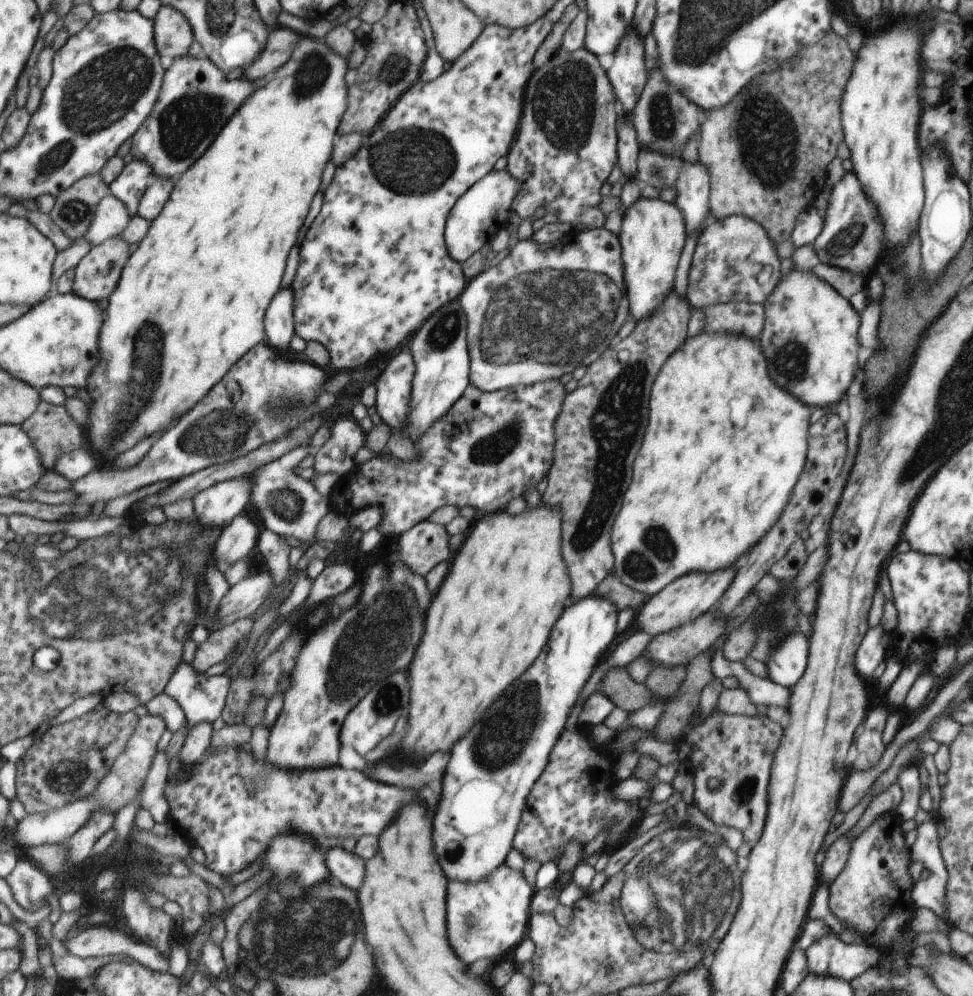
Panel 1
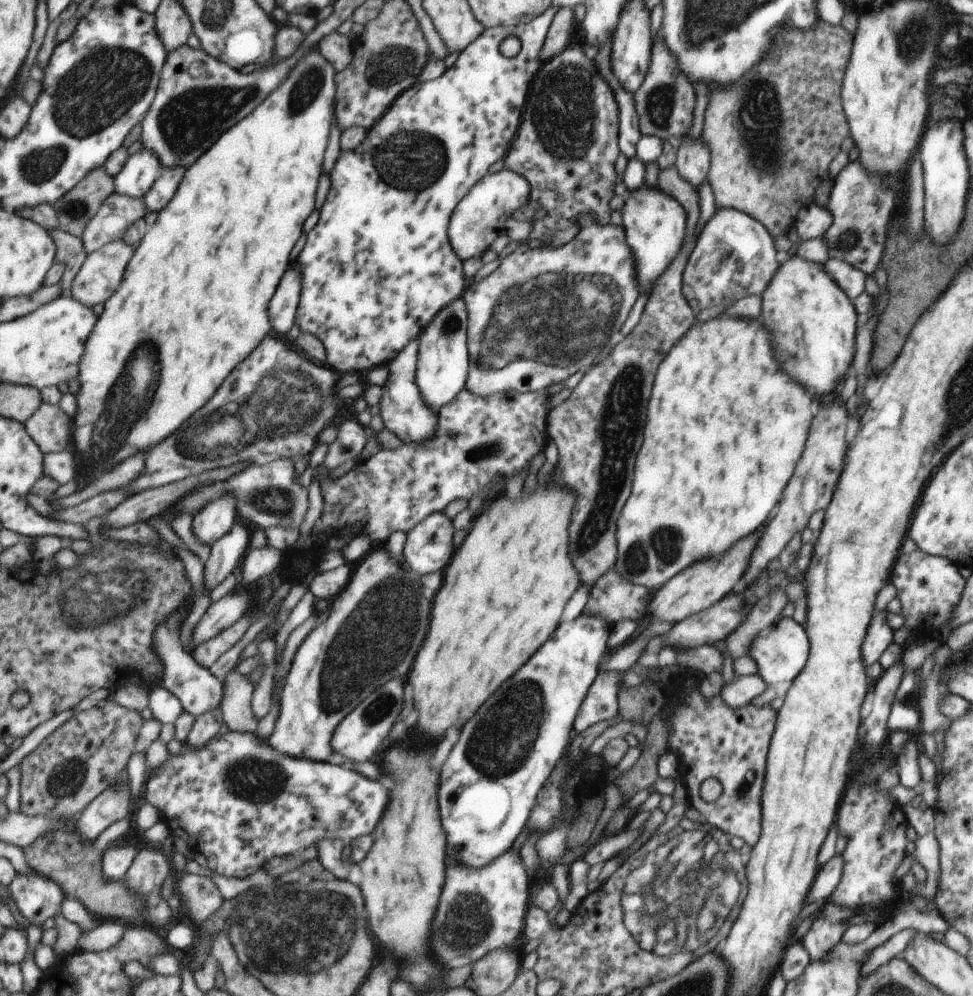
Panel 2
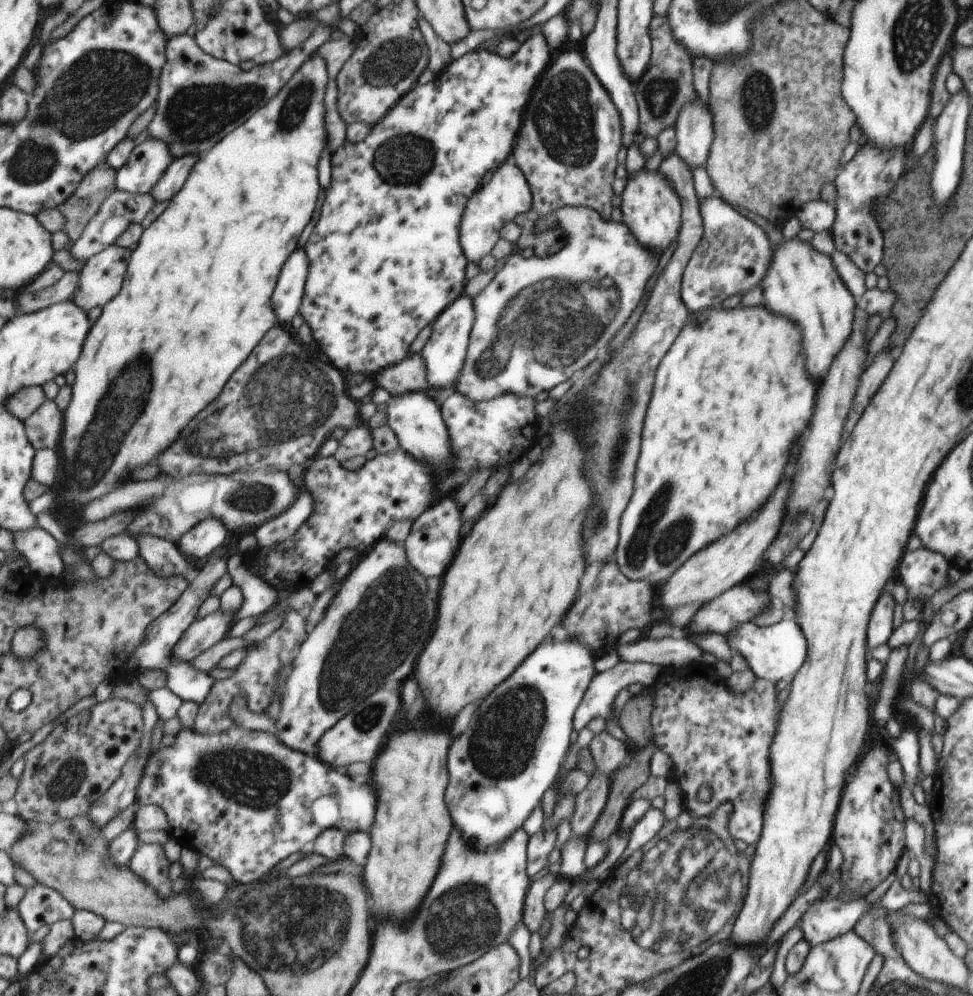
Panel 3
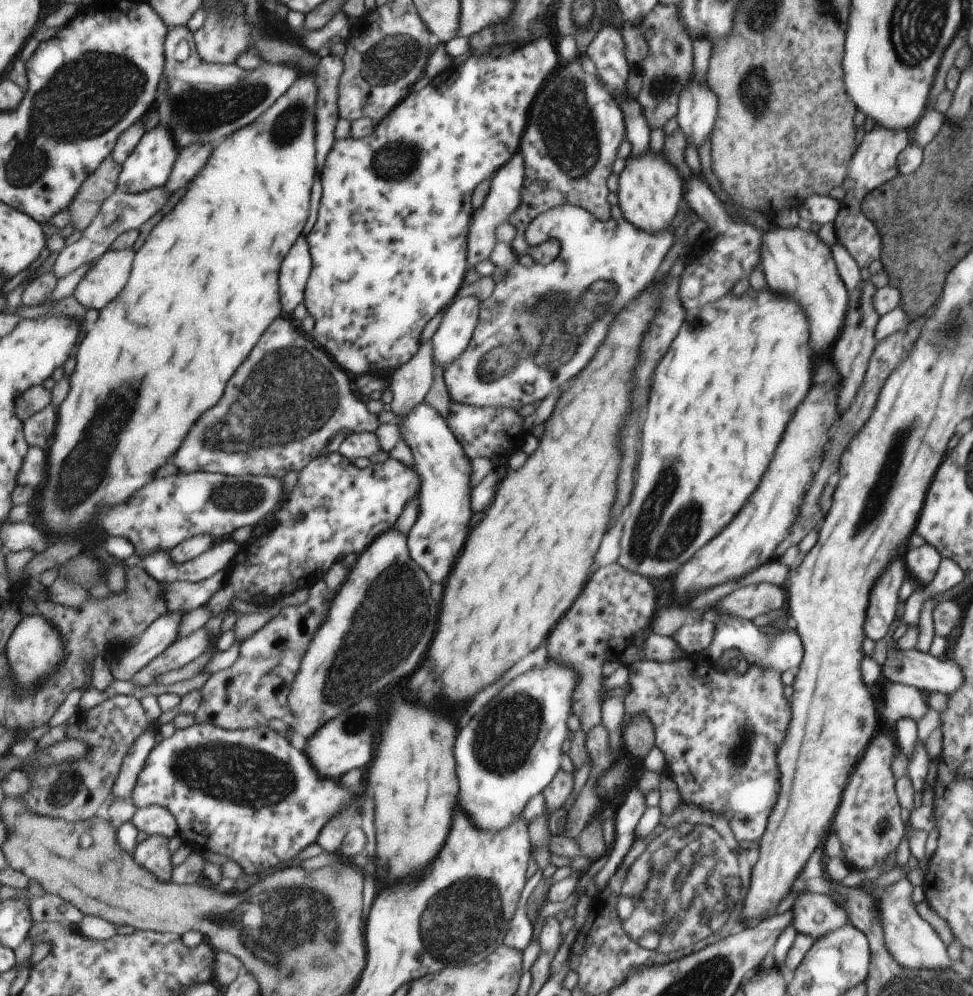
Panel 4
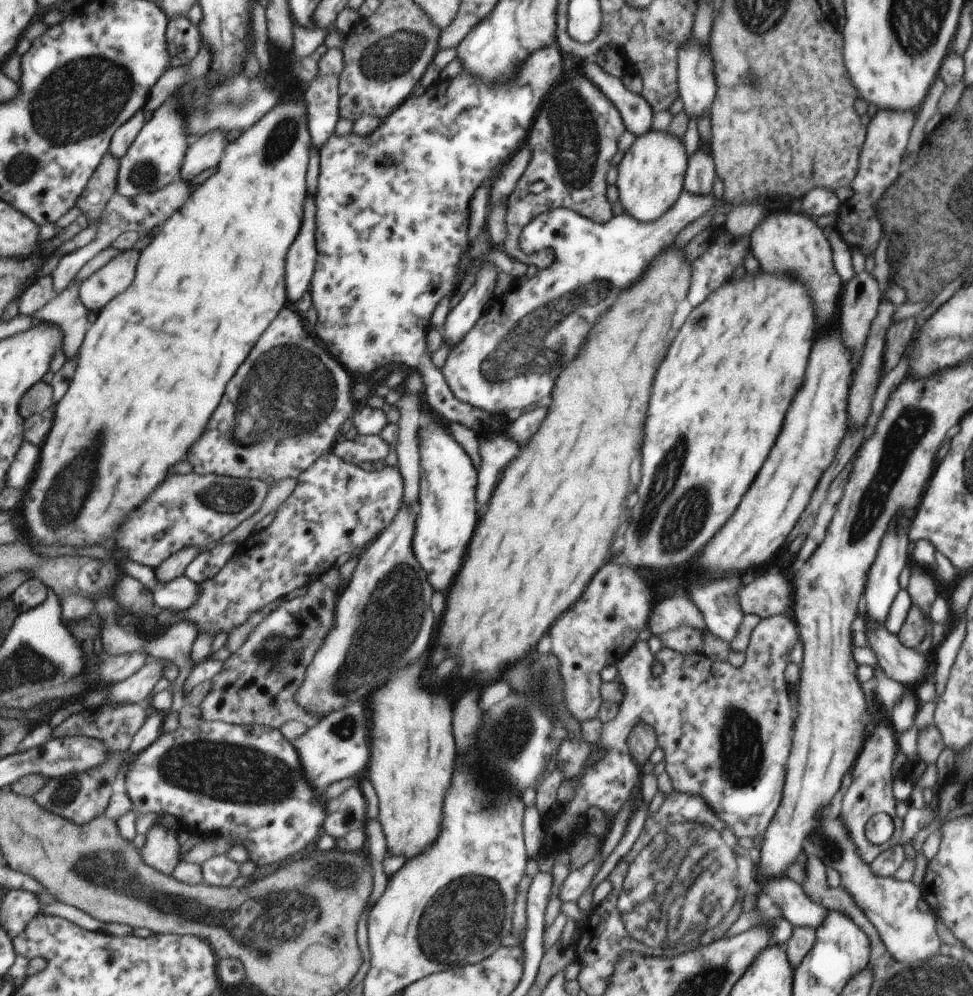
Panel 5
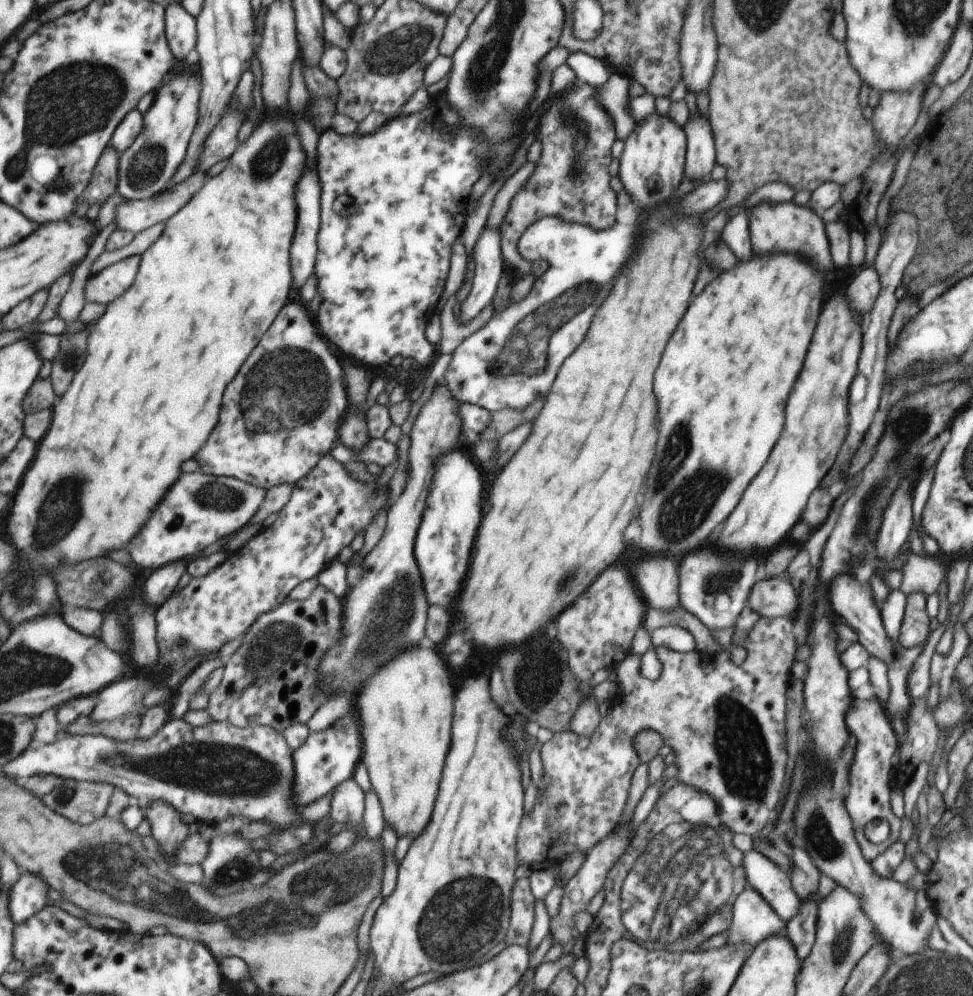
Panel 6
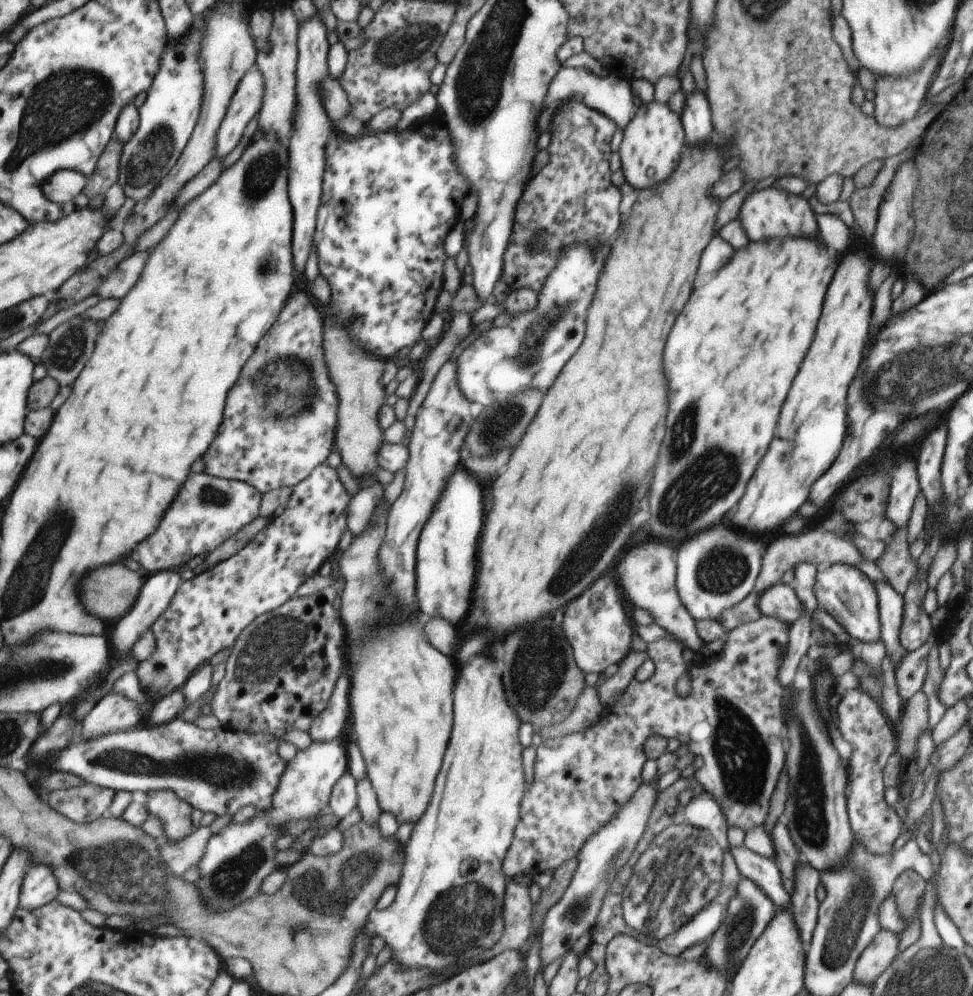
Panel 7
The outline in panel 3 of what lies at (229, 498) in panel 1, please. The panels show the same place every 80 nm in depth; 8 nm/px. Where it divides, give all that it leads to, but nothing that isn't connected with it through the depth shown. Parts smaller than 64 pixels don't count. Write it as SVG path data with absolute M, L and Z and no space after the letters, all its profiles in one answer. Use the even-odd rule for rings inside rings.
M207 519L191 531L186 532L182 536L178 548L185 555L200 559L221 549L225 538L229 536L227 532L224 520Z

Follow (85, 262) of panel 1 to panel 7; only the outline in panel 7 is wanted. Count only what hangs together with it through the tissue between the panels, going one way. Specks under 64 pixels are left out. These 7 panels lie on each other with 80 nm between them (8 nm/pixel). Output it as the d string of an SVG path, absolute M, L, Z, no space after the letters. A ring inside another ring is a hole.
M153 248L151 250L145 250L145 252L137 252L131 255L129 259L125 259L118 267L111 272L110 276L103 283L102 288L97 295L103 298L123 298L127 296L135 284L139 282L149 258L153 254Z

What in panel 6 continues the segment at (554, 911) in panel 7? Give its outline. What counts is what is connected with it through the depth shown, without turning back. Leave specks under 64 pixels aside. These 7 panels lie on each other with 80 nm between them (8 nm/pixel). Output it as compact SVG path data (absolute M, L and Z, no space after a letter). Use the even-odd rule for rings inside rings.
M626 823L621 828L610 830L582 856L577 872L568 879L562 888L558 911L553 918L553 922L549 923L548 933L551 934L552 945L561 944L561 946L565 946L575 936L573 923L571 923L573 916L579 914L579 912L588 912L589 900L602 890L606 874L613 868L618 858L628 849L631 838L629 825Z

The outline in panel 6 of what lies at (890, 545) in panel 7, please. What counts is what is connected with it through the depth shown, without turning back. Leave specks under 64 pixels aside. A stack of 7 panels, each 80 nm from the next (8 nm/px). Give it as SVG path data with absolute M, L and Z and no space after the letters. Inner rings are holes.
M909 554L905 558L905 564L901 566L901 584L899 590L908 595L909 593L922 592L927 598L933 594L939 586L939 582L943 580L947 570L947 564L943 562L941 556L915 556Z

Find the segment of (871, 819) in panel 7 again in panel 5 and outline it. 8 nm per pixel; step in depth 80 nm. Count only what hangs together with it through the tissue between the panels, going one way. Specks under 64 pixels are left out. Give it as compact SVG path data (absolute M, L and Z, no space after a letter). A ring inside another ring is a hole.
M875 722L871 730L867 730L865 742L863 742L863 752L859 752L857 764L851 766L851 784L849 784L843 798L841 798L841 810L839 810L839 820L843 821L849 840L853 842L859 858L871 863L881 852L890 849L893 844L899 845L901 840L901 818L895 814L894 794L891 794L891 762L895 756L895 738L893 732L887 724ZM885 812L893 820L894 830L891 837L883 844L869 844L863 836L863 826L865 822L871 819L873 814Z

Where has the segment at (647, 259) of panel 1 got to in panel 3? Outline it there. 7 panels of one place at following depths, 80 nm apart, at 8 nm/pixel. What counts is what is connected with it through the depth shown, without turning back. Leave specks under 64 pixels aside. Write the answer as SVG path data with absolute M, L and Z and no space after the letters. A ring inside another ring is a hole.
M643 166L634 175L626 177L619 207L622 221L631 228L632 233L635 230L635 236L639 236L639 240L643 240L647 248L665 250L679 230L681 212L679 212L677 194L673 192L669 181L657 170L651 171Z

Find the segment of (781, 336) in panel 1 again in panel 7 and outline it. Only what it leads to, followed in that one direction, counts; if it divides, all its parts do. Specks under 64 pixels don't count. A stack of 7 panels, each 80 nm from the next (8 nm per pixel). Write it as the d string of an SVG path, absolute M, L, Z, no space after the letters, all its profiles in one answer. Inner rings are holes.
M769 184L757 186L747 194L741 208L738 210L737 220L741 223L749 240L763 240L769 236L815 236L817 234L817 218L810 209L807 200L801 194L792 194L781 188L771 187Z

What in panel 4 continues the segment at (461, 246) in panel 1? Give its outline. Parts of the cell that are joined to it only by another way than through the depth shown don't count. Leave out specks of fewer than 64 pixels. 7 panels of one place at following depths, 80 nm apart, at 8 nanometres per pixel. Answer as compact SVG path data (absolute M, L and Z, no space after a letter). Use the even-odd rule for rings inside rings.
M519 152L515 156L511 156L511 160L507 164L503 164L503 168L499 168L499 172L495 172L492 176L487 196L481 202L481 206L475 210L475 220L471 220L471 236L466 237L468 267L475 267L477 263L489 259L491 252L495 252L495 248L499 248L499 242L495 240L495 228L499 224L508 224L510 216L521 206L524 178L525 165Z

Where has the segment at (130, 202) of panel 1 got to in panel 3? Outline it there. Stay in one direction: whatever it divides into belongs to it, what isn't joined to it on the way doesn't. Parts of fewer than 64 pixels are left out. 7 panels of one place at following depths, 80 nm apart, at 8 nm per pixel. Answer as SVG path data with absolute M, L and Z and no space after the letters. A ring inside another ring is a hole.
M149 137L135 147L129 160L118 170L117 188L135 194L152 193L174 160L174 154L167 141Z

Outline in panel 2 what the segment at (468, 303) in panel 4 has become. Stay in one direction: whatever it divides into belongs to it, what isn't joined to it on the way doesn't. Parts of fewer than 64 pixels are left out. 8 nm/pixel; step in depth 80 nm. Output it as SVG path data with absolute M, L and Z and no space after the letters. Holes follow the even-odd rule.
M462 298L443 307L427 324L427 332L418 336L418 356L415 380L422 399L435 414L464 388L468 371L466 349L467 311Z

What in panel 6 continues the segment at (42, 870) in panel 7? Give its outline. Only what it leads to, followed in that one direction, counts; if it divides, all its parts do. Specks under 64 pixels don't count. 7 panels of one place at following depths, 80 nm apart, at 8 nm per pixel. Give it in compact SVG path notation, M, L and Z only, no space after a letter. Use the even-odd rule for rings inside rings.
M23 871L11 890L10 911L15 924L28 921L49 905L50 884L37 873Z

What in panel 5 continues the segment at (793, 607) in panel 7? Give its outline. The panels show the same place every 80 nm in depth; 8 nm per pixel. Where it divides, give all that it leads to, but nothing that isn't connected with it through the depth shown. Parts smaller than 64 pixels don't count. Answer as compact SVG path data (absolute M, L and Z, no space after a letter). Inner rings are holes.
M768 566L763 576L755 578L739 592L739 606L743 614L765 619L787 612L792 604L792 594L793 590L777 567Z

